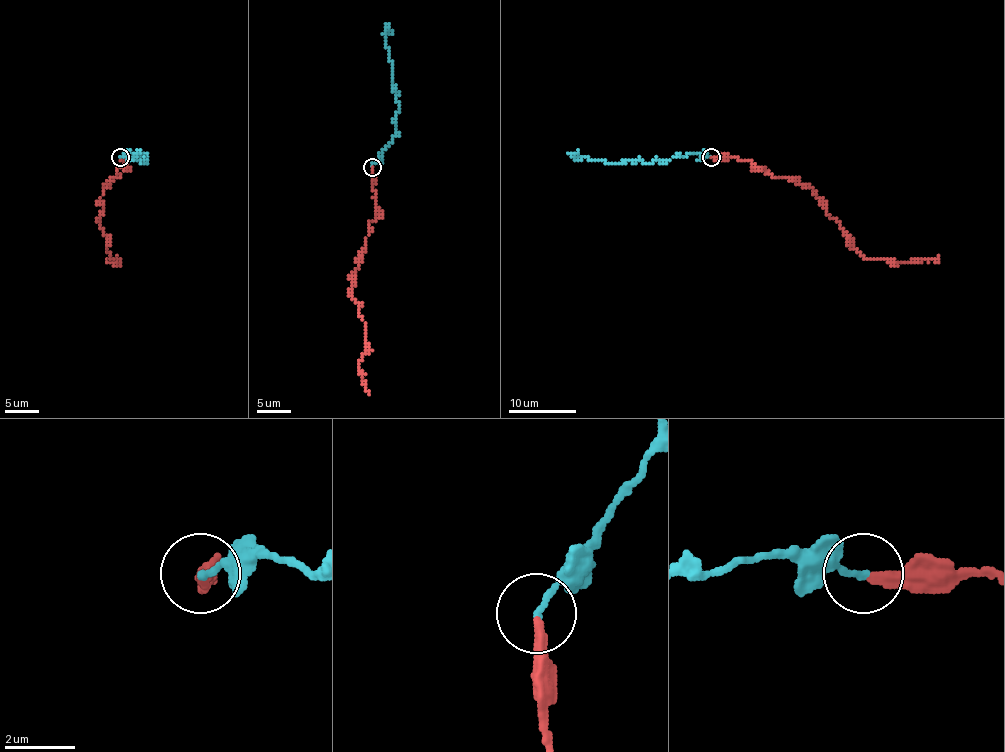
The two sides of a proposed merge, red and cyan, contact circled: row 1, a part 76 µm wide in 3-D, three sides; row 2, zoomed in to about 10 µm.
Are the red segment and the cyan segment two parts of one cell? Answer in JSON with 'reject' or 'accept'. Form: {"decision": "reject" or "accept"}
{"decision": "accept"}

